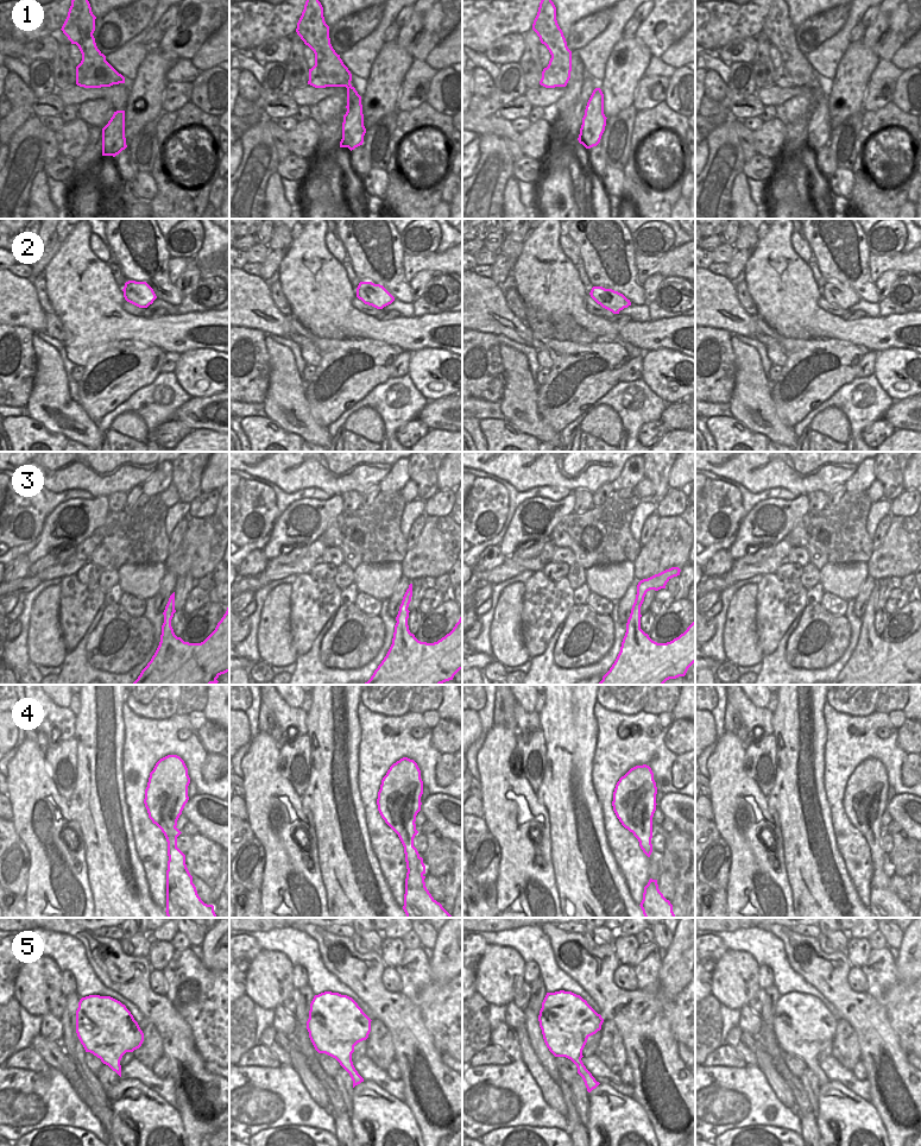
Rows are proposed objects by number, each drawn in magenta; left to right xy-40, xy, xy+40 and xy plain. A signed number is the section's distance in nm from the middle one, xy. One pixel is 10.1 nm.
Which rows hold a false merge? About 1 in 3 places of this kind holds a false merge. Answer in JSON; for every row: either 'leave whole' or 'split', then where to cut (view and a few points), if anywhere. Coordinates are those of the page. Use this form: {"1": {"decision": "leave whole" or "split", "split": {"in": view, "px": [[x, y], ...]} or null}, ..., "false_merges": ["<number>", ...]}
{"1": {"decision": "split", "split": {"in": "xy", "px": [[352, 87], [347, 88]]}}, "2": {"decision": "leave whole", "split": null}, "3": {"decision": "leave whole", "split": null}, "4": {"decision": "leave whole", "split": null}, "5": {"decision": "leave whole", "split": null}, "false_merges": ["1"]}

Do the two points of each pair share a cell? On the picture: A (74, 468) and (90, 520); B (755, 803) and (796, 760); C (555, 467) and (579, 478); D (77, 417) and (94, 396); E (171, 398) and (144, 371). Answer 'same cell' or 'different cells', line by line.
A: different cells
B: different cells
C: same cell
D: different cells
E: different cells

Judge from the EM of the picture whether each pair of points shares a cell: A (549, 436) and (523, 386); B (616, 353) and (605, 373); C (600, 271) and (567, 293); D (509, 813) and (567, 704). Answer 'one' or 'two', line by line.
A: one
B: one
C: two
D: two

